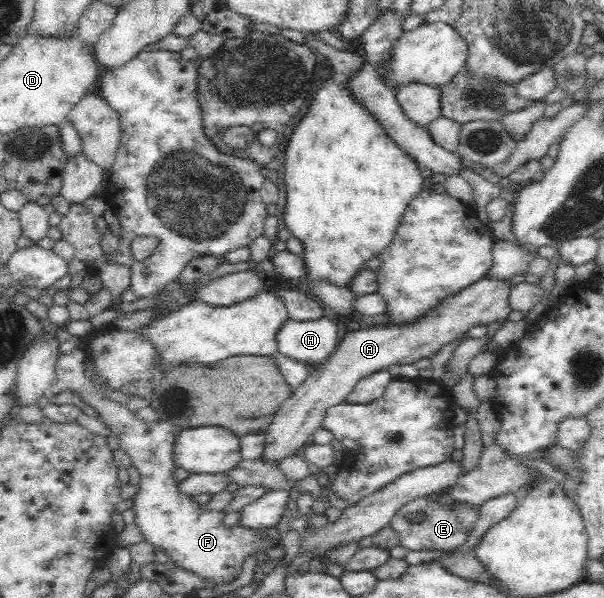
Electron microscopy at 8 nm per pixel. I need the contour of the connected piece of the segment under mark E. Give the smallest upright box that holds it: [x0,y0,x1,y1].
[390,498,481,552]

